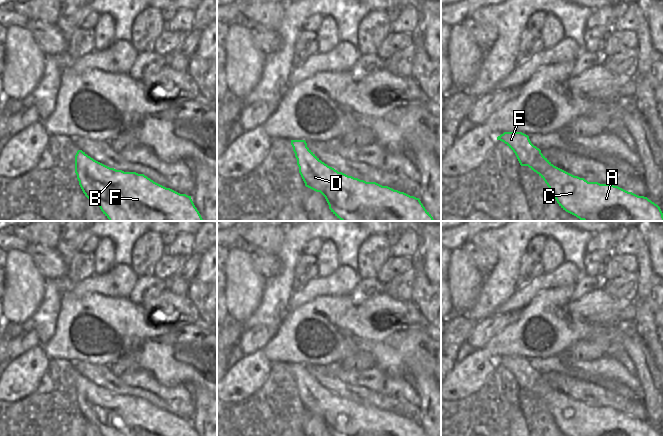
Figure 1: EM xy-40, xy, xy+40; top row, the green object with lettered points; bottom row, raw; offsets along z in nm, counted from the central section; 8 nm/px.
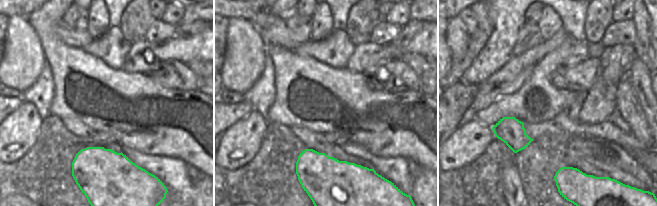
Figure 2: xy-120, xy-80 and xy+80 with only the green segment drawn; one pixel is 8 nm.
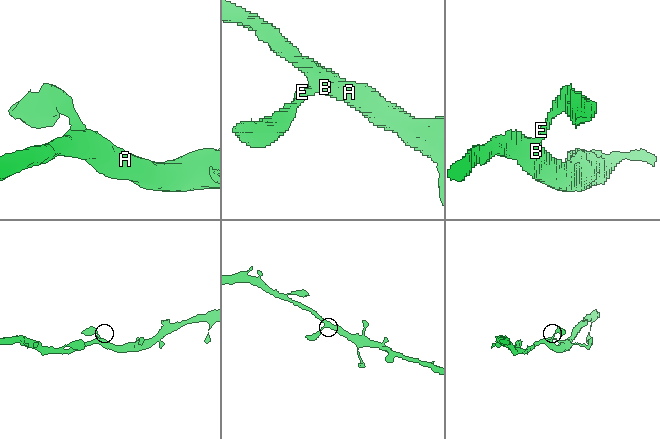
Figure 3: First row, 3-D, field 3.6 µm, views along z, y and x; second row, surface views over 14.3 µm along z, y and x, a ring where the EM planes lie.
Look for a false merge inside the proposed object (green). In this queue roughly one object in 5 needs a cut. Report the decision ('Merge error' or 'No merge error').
No merge error.

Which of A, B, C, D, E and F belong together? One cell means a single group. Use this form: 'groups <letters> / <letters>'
groups A B C D E F

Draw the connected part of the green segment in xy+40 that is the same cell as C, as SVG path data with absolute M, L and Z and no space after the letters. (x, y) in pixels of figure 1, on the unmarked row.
M504 356L497 364L504 366L515 377L521 390L528 390L545 405L559 430L566 436L662 436L660 431L647 421L638 420L612 408L588 406L554 390L541 374L531 367L529 360L522 356Z

